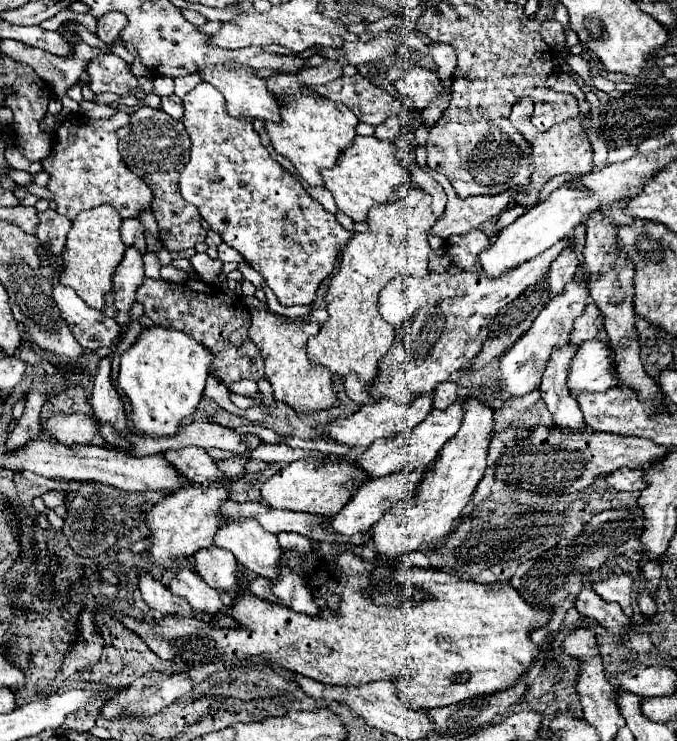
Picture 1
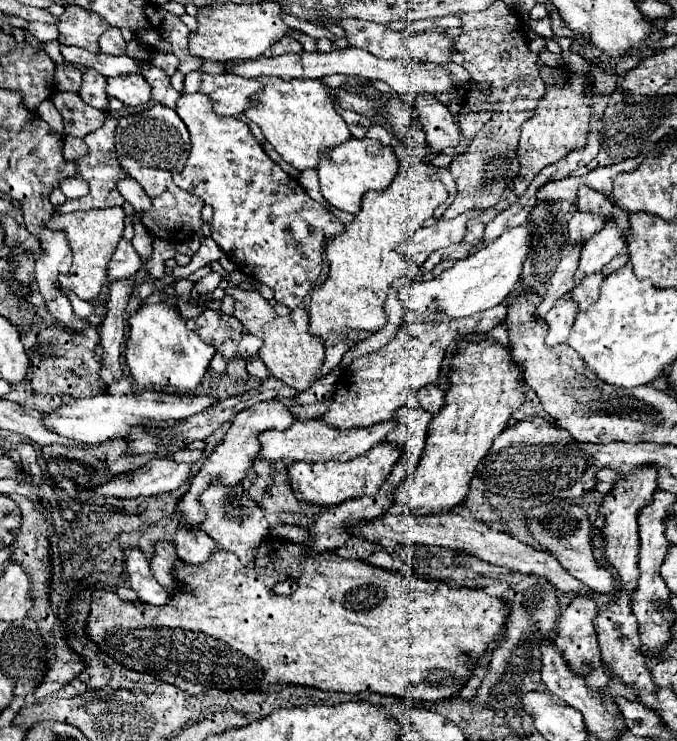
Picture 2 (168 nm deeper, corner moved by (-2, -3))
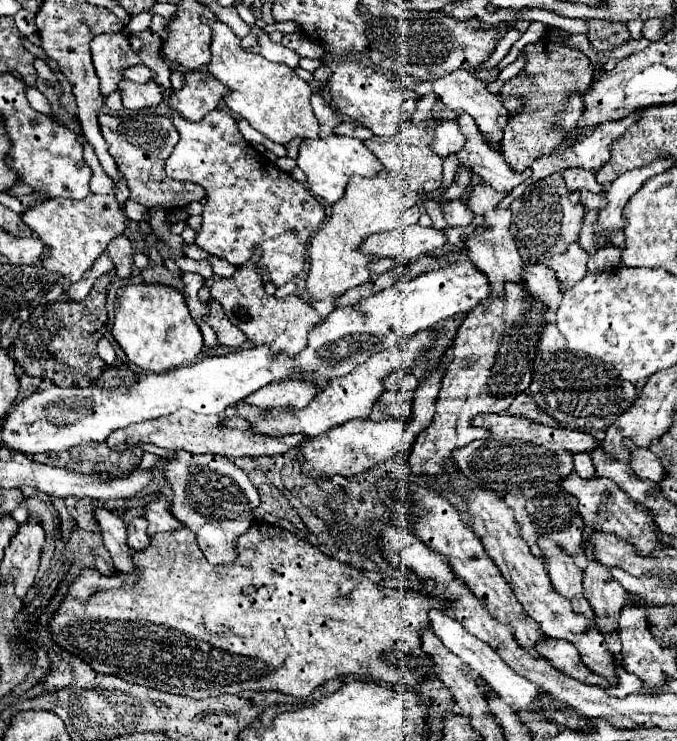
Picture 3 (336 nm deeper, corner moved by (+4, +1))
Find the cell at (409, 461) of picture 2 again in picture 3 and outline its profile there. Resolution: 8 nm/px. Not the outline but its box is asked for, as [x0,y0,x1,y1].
[371,392,411,422]

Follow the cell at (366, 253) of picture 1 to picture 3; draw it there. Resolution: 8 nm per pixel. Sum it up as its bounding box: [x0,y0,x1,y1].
[307,118,443,302]

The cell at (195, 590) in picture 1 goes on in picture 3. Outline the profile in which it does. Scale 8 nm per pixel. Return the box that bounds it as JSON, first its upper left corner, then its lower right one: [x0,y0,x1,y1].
[127,518,151,550]

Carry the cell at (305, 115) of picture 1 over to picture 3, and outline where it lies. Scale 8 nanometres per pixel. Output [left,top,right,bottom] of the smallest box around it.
[209,22,319,144]

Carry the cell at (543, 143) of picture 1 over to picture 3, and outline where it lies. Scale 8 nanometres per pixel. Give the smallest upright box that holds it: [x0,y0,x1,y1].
[501,36,593,173]

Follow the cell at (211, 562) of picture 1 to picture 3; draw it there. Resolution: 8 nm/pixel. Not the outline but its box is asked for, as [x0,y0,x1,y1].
[145,496,185,536]

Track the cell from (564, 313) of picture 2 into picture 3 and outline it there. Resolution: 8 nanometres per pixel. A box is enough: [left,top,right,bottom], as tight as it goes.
[525,264,563,314]

